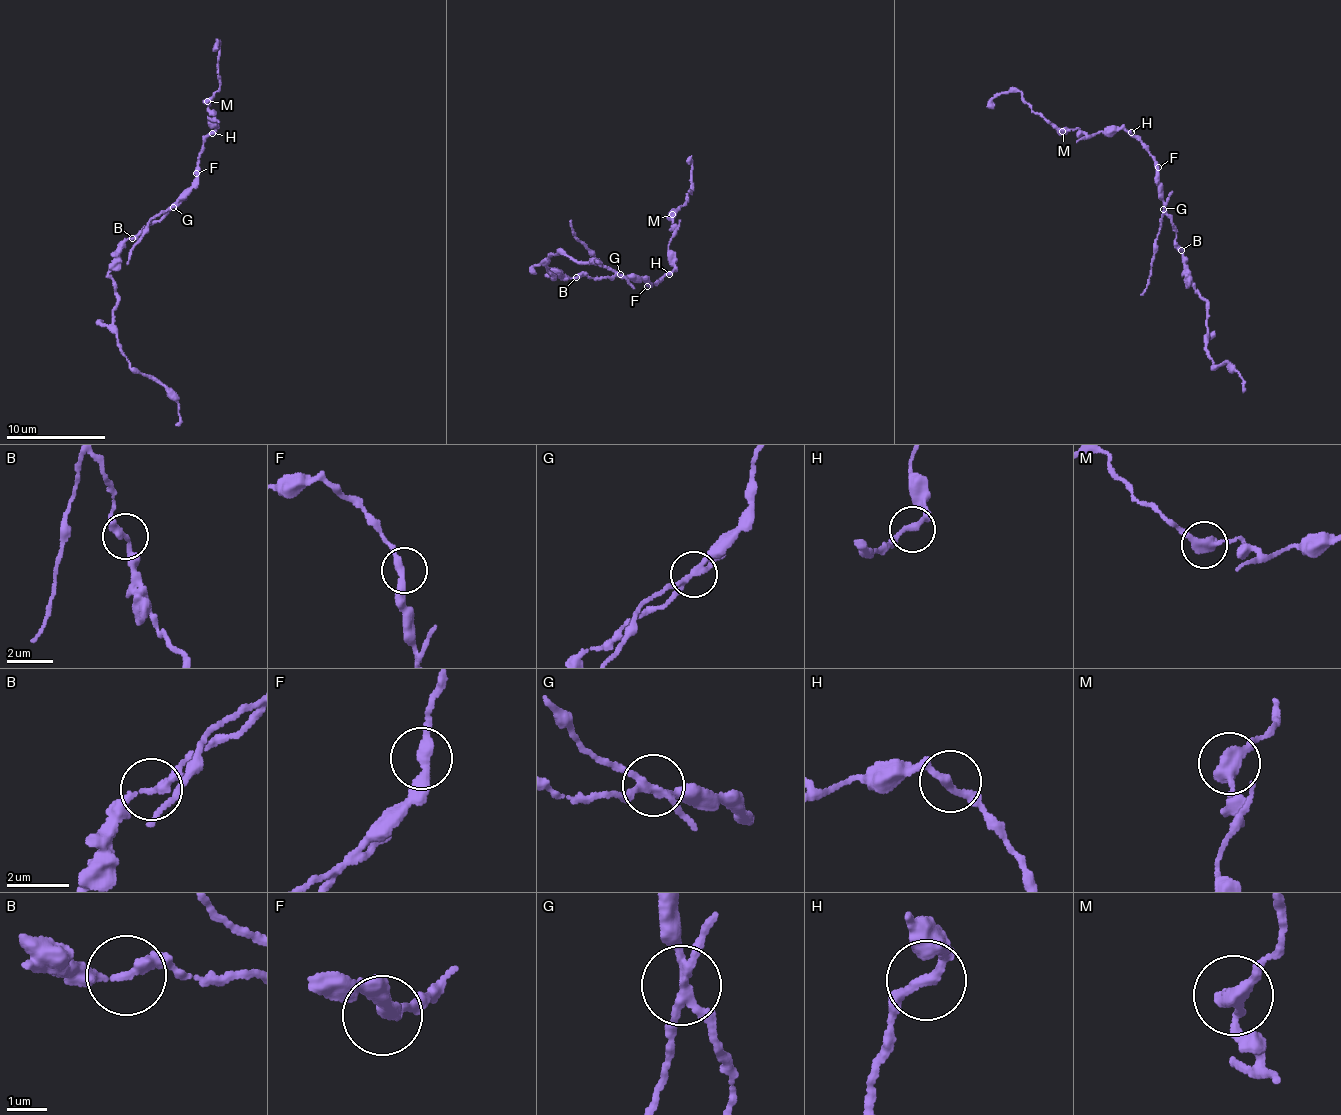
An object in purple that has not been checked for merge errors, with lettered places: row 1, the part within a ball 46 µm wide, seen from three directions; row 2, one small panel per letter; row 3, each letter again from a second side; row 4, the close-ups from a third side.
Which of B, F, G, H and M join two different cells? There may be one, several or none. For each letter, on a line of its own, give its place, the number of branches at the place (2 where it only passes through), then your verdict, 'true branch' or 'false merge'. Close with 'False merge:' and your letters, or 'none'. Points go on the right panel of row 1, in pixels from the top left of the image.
B: (1181, 250) | 2 | true branch
F: (1158, 167) | 2 | true branch
G: (1163, 209) | 4 | false merge
H: (1131, 132) | 2 | true branch
M: (1062, 131) | 2 | false merge
False merge: G, M

